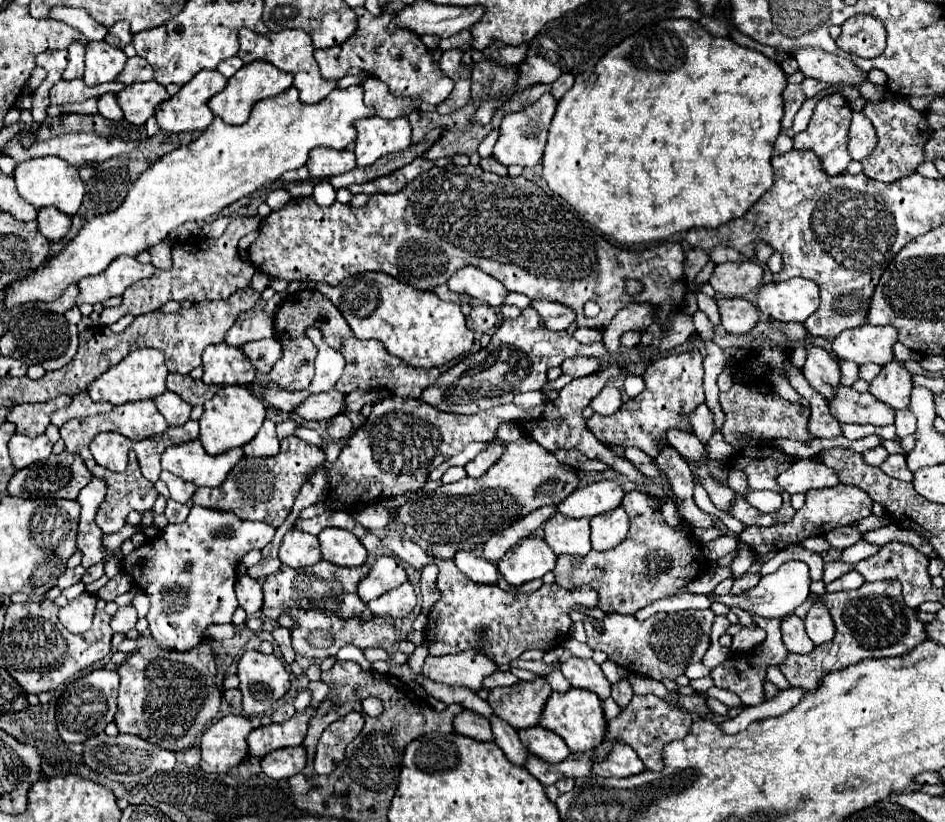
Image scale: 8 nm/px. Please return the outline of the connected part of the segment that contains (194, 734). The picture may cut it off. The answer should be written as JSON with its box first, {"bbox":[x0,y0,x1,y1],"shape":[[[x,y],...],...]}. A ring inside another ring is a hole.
{"bbox":[115,643,221,753],"shape":[[[155,643],[145,645],[133,651],[125,663],[119,665],[117,673],[121,675],[119,709],[115,713],[119,733],[145,737],[157,741],[159,747],[179,753],[193,747],[219,713],[221,691],[215,685],[217,663],[213,649],[207,643],[199,643],[185,653],[161,649]]]}

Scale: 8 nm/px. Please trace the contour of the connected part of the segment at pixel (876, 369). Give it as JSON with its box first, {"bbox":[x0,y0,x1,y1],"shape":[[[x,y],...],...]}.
{"bbox":[859,365,883,383],"shape":[[[861,365],[861,367],[859,367],[859,377],[865,379],[867,383],[871,383],[871,381],[881,373],[881,369],[883,369],[883,367],[879,367],[879,365]]]}

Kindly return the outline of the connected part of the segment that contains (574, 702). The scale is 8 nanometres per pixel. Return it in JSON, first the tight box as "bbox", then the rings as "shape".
{"bbox":[539,689,607,753],"shape":[[[571,689],[567,693],[551,693],[551,697],[545,703],[539,725],[563,737],[571,753],[585,753],[585,751],[597,749],[607,735],[607,719],[603,711],[603,701],[595,693],[581,691],[581,689]]]}

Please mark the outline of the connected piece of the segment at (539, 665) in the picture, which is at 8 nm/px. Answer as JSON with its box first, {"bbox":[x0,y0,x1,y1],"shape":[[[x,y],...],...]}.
{"bbox":[511,659,555,675],"shape":[[[515,659],[513,663],[511,663],[511,667],[521,667],[521,669],[529,669],[529,671],[533,671],[533,673],[537,673],[537,675],[547,675],[549,671],[553,671],[553,667],[555,665],[545,665],[543,661],[523,661],[523,659]]]}

